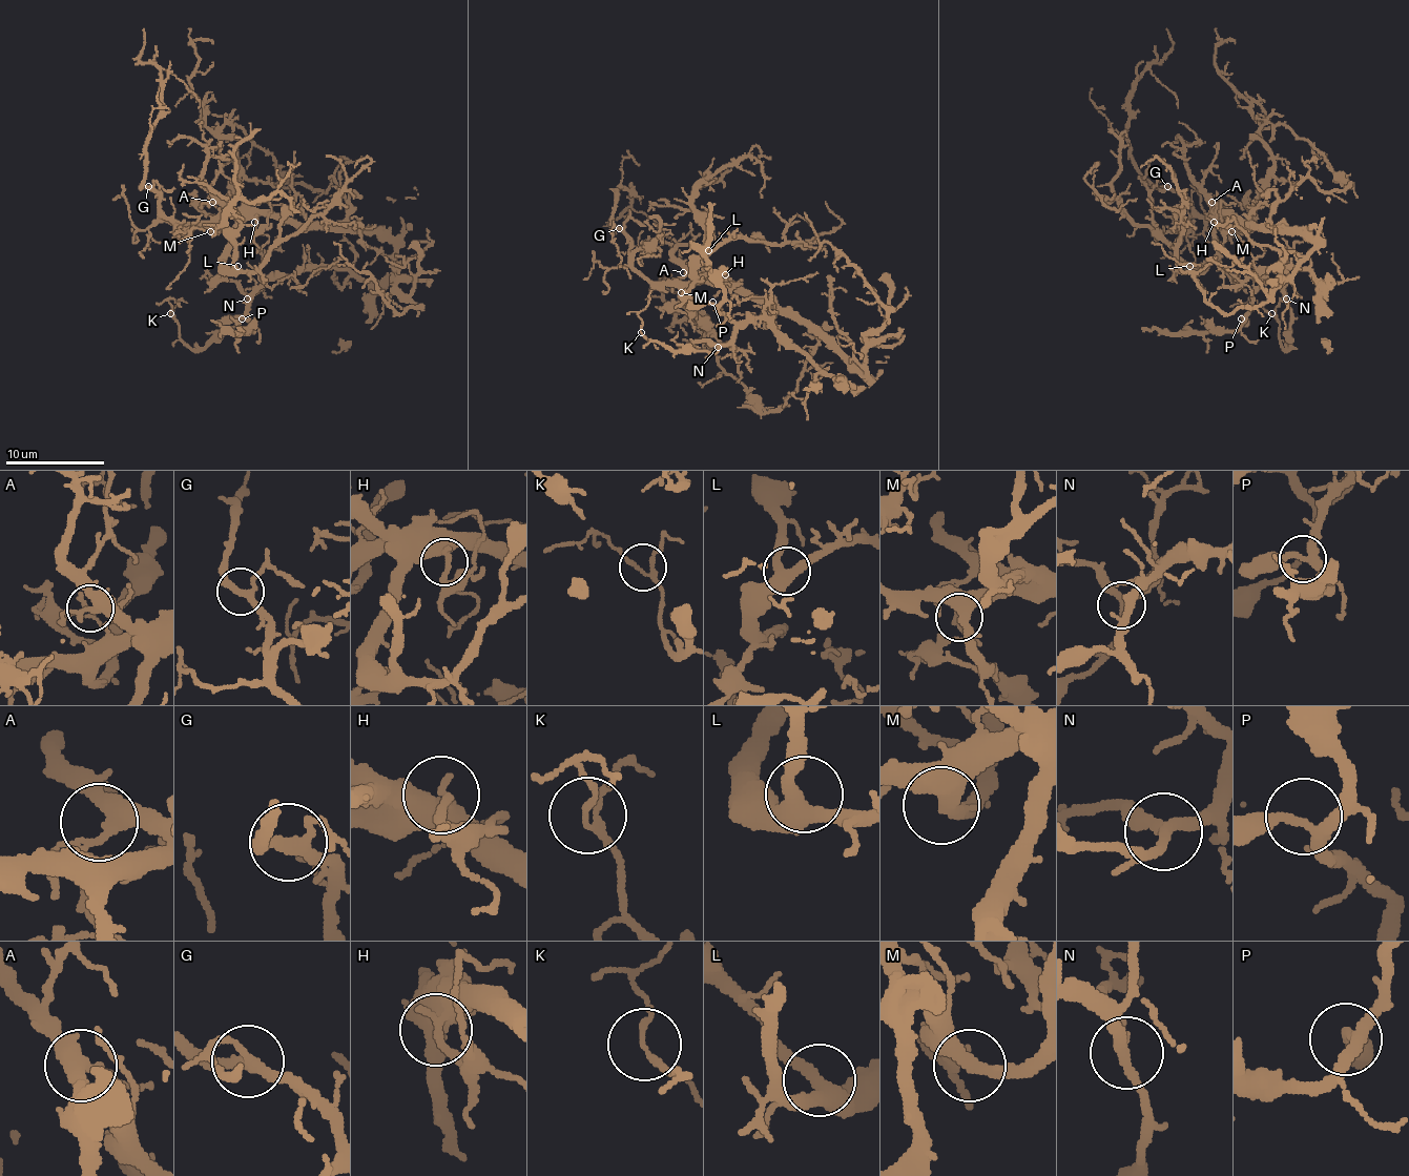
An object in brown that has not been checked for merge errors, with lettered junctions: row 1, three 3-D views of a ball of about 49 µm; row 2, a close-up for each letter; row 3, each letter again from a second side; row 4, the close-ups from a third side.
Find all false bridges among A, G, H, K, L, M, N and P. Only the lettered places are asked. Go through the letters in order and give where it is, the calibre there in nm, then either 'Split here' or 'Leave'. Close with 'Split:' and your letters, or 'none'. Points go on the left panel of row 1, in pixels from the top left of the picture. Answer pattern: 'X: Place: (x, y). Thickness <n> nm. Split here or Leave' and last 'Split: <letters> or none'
A: Place: (212, 202). Thickness 340 nm. Leave
G: Place: (148, 186). Thickness 280 nm. Leave
H: Place: (254, 222). Thickness 320 nm. Leave
K: Place: (170, 313). Thickness 130 nm. Leave
L: Place: (237, 266). Thickness 360 nm. Leave
M: Place: (210, 231). Thickness 400 nm. Leave
N: Place: (247, 298). Thickness 280 nm. Leave
P: Place: (242, 318). Thickness 280 nm. Leave
Split: none

